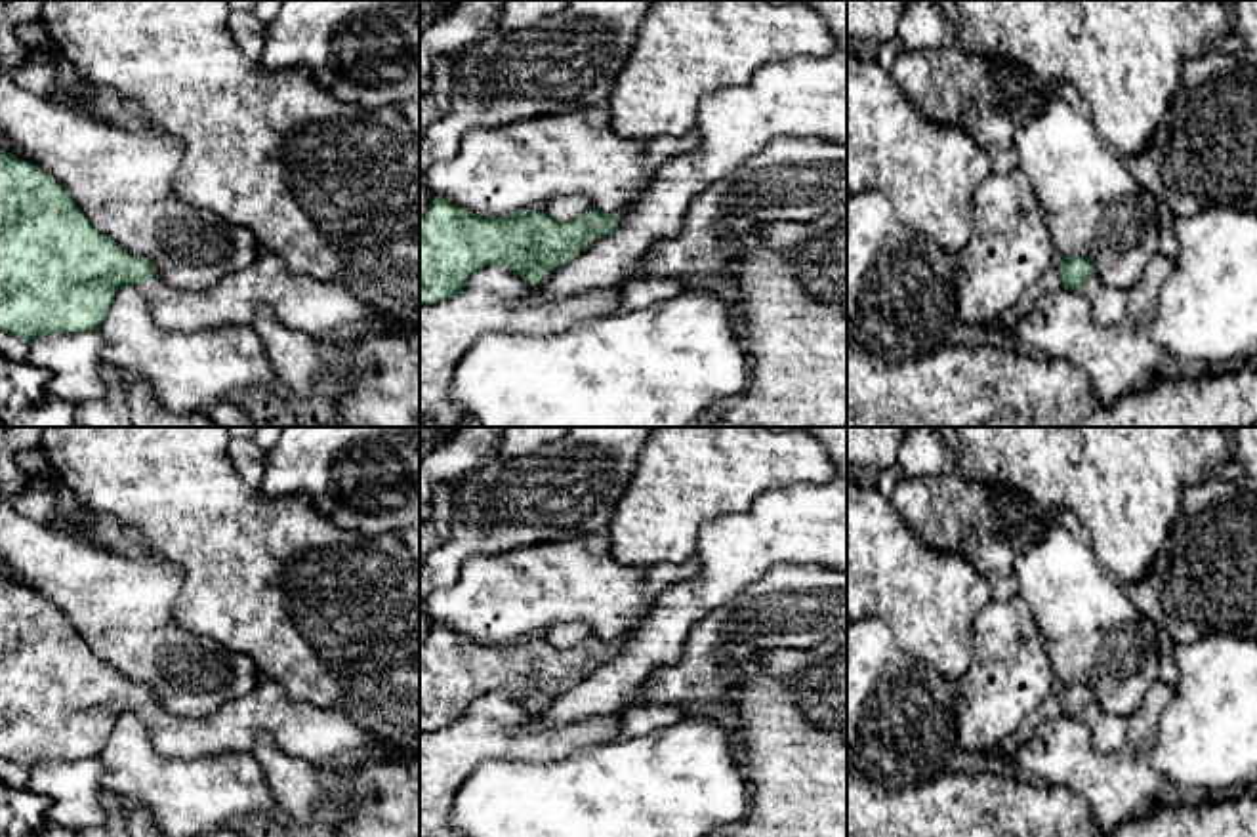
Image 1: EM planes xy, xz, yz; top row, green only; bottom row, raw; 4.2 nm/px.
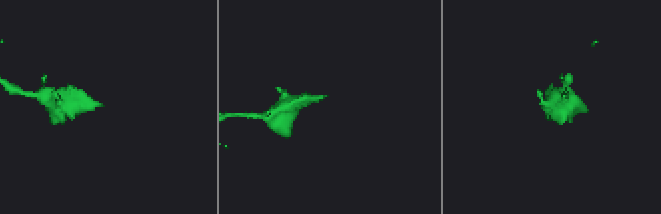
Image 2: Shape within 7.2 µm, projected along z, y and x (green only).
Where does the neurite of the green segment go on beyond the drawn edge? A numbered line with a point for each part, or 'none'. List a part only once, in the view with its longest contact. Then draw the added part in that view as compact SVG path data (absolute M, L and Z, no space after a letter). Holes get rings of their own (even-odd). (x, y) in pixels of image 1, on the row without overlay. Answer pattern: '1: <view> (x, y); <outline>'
1: xy (300, 729); M261 677L256 688L206 717L175 715L158 704L141 709L158 753L195 759L221 751L252 753L259 734L269 736L290 757L320 763L349 749L383 749L380 740L347 715L292 700L286 690Z

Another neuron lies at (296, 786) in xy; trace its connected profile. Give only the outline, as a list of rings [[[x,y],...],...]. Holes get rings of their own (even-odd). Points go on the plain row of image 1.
[[[259,734],[252,751],[263,770],[267,787],[282,810],[294,818],[305,818],[313,806],[332,799],[341,801],[341,787],[334,772],[324,772],[317,763],[290,757],[277,744]]]

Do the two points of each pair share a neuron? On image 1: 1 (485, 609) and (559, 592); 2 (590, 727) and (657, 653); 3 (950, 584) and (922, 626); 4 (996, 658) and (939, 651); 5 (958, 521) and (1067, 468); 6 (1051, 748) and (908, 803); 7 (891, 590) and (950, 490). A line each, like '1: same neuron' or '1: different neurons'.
1: same neuron
2: different neurons
3: same neuron
4: different neurons
5: different neurons
6: different neurons
7: different neurons

